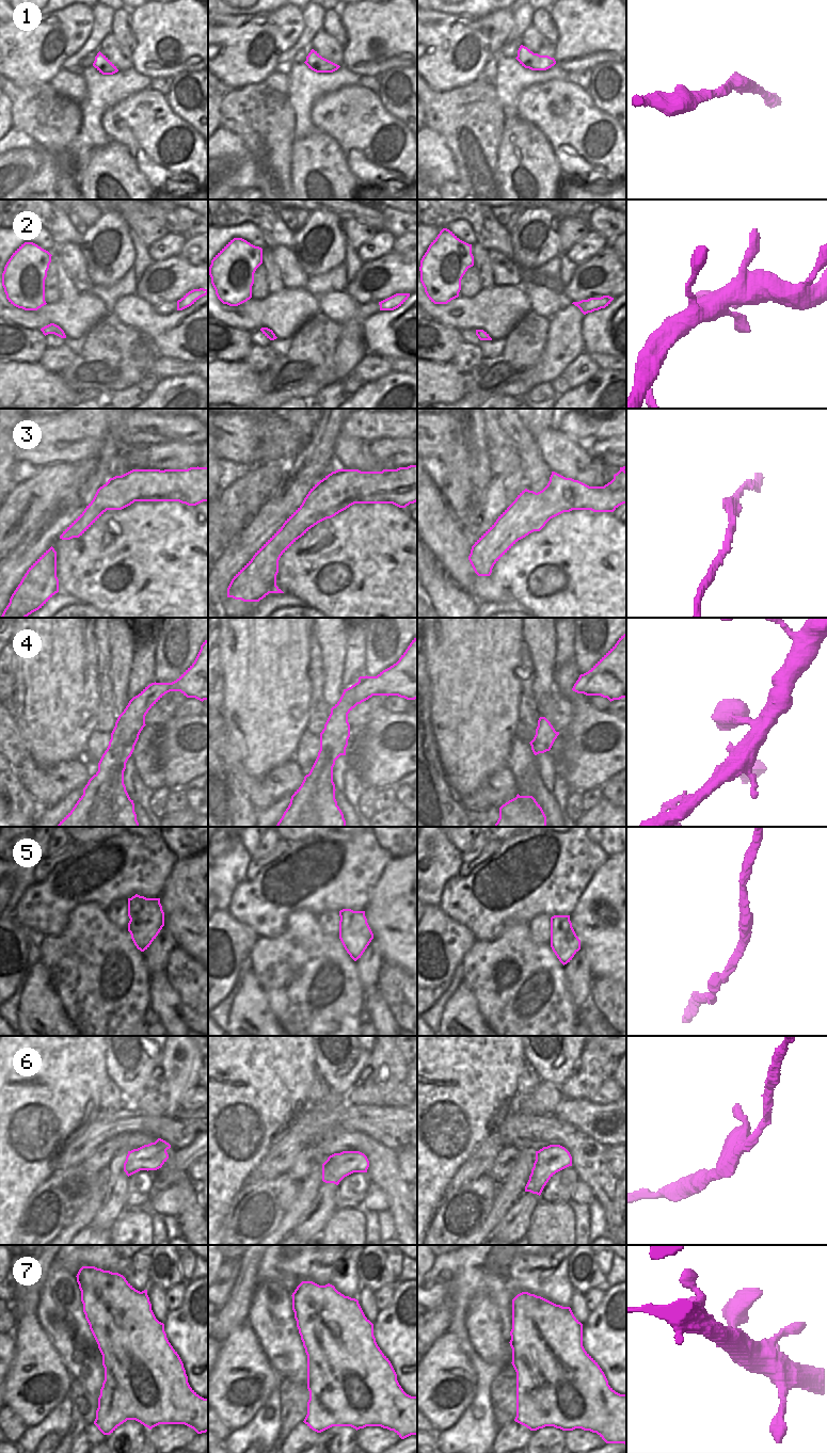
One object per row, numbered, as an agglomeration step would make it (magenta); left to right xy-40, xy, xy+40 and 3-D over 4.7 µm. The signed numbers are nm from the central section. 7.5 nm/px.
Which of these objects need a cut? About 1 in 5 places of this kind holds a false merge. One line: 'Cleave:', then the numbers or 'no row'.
Cleave: 5

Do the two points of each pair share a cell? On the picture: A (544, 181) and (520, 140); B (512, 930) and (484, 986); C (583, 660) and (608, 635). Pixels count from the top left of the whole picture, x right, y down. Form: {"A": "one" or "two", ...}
{"A": "one", "B": "one", "C": "one"}

